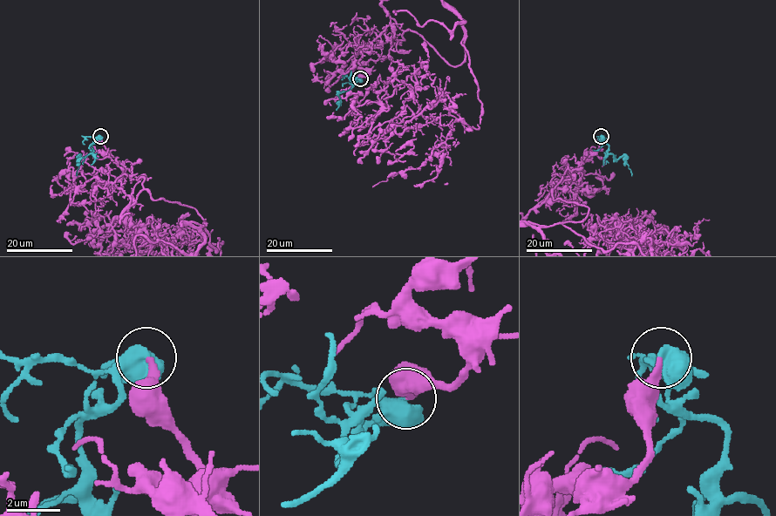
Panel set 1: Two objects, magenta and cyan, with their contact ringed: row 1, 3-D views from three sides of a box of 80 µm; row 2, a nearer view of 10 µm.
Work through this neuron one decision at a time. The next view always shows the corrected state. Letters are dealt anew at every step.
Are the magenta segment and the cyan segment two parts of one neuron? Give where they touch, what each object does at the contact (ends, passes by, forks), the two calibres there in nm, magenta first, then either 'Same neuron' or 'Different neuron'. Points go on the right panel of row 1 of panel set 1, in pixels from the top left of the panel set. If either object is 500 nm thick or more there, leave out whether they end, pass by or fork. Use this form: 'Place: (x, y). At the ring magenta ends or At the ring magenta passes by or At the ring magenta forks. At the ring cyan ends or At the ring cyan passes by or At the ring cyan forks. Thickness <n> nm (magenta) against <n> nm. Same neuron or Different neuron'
Place: (601, 136). At the ring magenta ends. At the ring cyan passes by. Thickness 280 nm (magenta) against 440 nm. Same neuron

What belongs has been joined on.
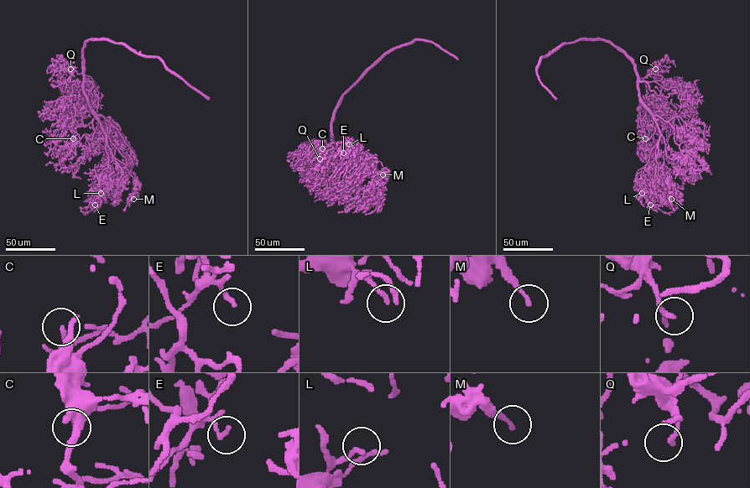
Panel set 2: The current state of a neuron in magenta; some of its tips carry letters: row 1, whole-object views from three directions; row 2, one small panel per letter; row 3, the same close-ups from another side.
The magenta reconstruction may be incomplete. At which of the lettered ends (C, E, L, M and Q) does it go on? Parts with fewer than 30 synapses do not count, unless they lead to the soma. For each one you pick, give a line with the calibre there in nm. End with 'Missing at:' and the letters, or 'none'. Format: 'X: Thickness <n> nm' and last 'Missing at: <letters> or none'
Missing at: none

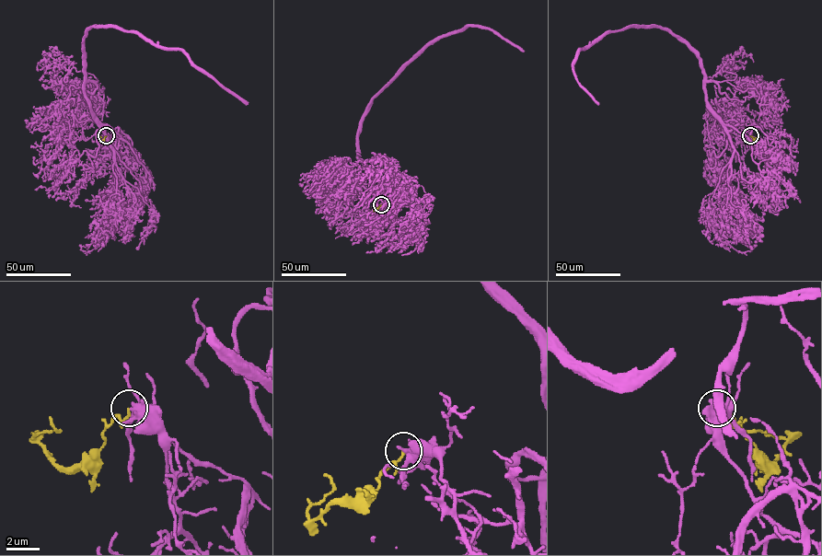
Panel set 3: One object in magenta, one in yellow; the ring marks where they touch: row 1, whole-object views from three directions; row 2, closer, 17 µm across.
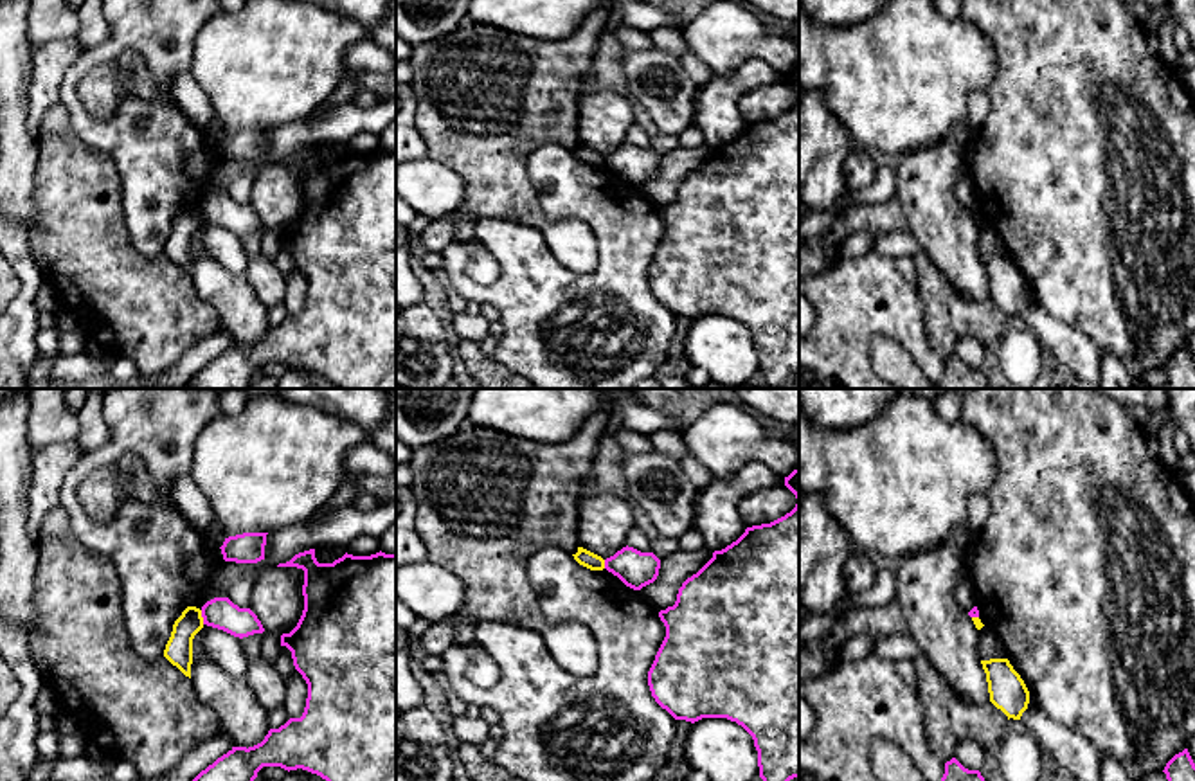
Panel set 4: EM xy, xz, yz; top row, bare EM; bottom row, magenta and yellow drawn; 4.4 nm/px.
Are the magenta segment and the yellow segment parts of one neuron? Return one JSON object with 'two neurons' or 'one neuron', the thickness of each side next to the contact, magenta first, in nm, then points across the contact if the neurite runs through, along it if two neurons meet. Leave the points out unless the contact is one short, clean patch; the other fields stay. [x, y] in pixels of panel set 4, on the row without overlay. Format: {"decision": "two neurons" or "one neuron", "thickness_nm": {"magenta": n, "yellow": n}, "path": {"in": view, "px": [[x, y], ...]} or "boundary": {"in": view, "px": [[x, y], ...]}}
{"decision": "two neurons", "thickness_nm": {"magenta": 140, "yellow": 130}, "boundary": {"in": "xy", "px": [[200, 207], [204, 220]]}}

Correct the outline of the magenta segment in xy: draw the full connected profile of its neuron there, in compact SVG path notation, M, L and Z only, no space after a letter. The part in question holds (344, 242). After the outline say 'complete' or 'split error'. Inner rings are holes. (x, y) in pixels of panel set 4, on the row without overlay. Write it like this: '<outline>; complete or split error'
M315 146L295 151L277 164L304 167L304 207L297 223L281 232L293 263L308 281L301 315L270 326L254 344L232 344L202 367L187 383L191 389L248 389L263 364L308 367L326 376L337 389L396 389L396 151L344 151L333 160L319 160Z; complete

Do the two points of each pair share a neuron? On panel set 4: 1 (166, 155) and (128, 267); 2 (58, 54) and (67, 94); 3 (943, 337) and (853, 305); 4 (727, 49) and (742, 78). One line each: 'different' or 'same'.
1: different
2: different
3: different
4: different

